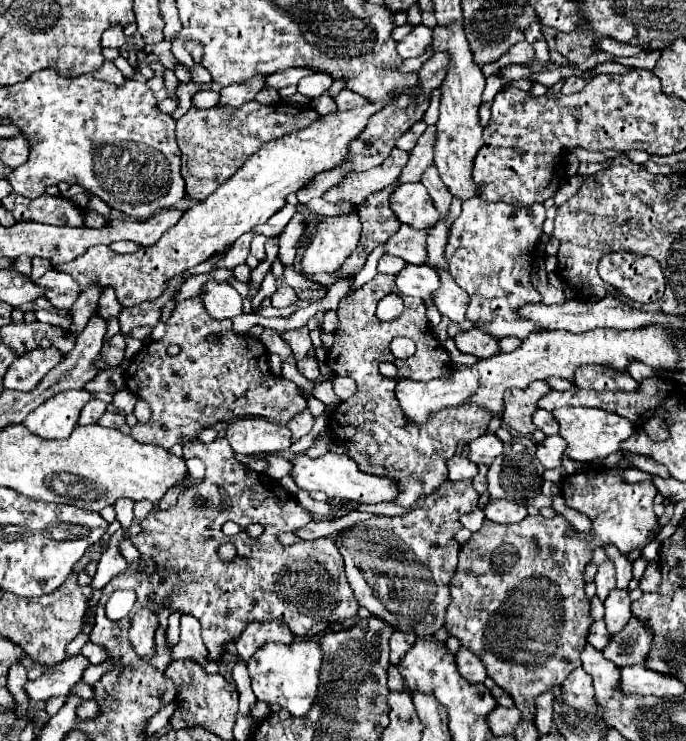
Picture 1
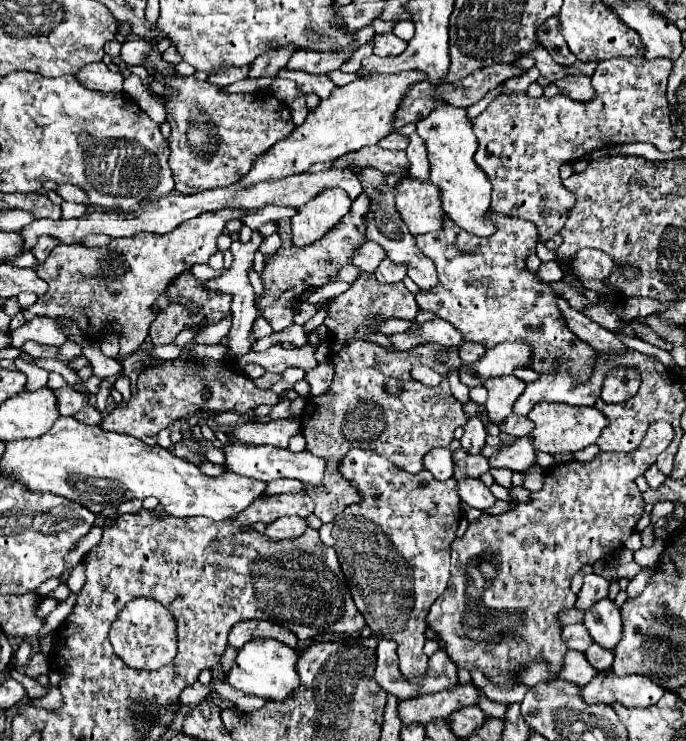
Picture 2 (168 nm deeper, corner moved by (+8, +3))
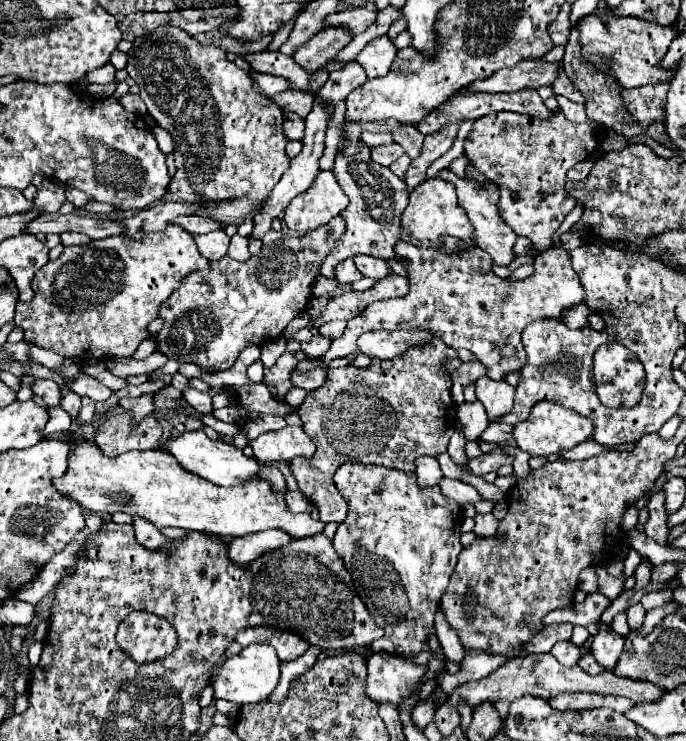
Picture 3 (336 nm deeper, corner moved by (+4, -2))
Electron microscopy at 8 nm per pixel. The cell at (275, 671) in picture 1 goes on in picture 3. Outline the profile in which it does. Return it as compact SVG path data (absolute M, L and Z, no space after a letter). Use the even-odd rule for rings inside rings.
M252 643L244 647L238 655L226 659L216 669L216 673L210 677L210 687L216 699L232 701L238 705L260 703L274 691L274 687L278 685L278 677L280 677L280 661L276 657L274 647L264 645L264 643Z

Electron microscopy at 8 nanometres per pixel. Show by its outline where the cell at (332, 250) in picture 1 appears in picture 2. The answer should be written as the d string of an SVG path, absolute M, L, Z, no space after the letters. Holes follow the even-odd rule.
M324 190L314 202L300 206L298 216L292 218L294 246L306 248L324 238L348 214L350 204L352 200L344 190Z

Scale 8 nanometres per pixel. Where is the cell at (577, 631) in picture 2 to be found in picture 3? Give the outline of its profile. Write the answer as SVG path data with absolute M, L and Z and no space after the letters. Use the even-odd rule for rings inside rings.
M590 639L584 643L584 647L576 647L574 643L570 643L570 641L560 641L560 643L556 643L554 647L552 647L552 655L564 665L564 667L572 667L572 665L576 665L578 663L578 659L590 649Z

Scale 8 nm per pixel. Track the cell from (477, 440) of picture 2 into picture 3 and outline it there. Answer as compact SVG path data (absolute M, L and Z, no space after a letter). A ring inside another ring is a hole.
M462 403L456 407L456 417L462 423L462 431L468 441L478 441L478 435L488 427L488 415L482 407L482 403Z

